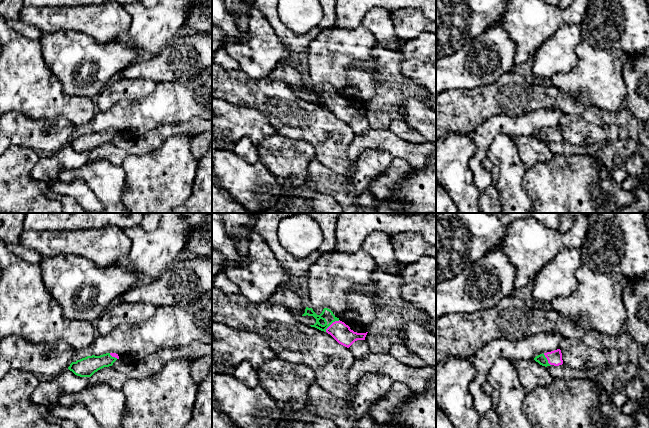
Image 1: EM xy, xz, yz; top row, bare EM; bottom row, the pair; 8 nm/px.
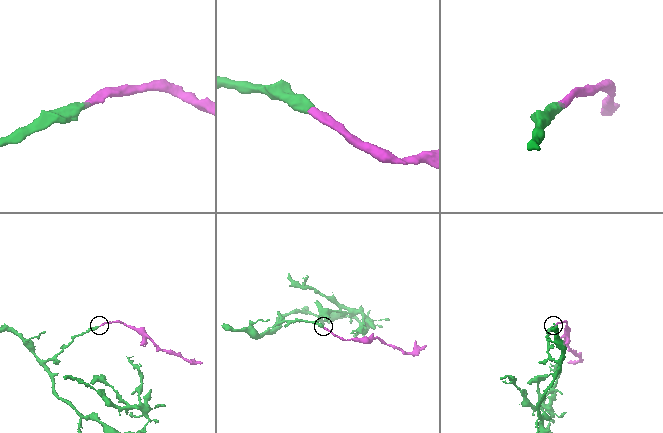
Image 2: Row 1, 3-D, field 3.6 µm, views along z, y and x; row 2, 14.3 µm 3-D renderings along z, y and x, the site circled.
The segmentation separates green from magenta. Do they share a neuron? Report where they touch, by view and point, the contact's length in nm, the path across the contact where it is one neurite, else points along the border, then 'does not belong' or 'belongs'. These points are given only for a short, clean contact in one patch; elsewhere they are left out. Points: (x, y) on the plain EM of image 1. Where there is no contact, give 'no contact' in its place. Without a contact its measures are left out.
meets green in xz at (331, 99); contact 150 nm long; runs through xz (327, 91), (331, 99), (341, 108); belongs

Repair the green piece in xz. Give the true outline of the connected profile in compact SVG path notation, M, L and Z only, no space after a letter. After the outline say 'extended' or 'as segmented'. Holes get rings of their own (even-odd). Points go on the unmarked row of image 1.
M306 83L305 89L302 92L313 92L316 95L314 101L321 107L327 108L330 110L339 120L349 124L357 116L365 116L366 109L357 109L350 105L348 101L340 97L333 88L324 84L320 91L317 91L312 84Z; extended

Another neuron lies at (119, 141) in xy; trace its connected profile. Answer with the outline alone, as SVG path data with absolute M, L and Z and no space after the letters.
M117 135L111 143L118 148L128 149L135 144L136 140L136 138L129 138L122 135Z

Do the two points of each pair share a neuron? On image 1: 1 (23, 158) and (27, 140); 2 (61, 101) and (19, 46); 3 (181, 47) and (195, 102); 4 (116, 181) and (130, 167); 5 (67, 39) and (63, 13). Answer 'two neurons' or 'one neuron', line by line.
1: two neurons
2: one neuron
3: two neurons
4: two neurons
5: two neurons

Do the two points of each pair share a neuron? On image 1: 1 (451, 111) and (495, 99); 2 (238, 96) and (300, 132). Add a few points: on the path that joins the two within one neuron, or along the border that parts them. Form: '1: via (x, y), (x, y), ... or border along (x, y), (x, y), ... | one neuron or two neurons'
1: via (462, 111), (484, 102) | one neuron
2: via (253, 96), (263, 105), (274, 107), (285, 117) | one neuron

